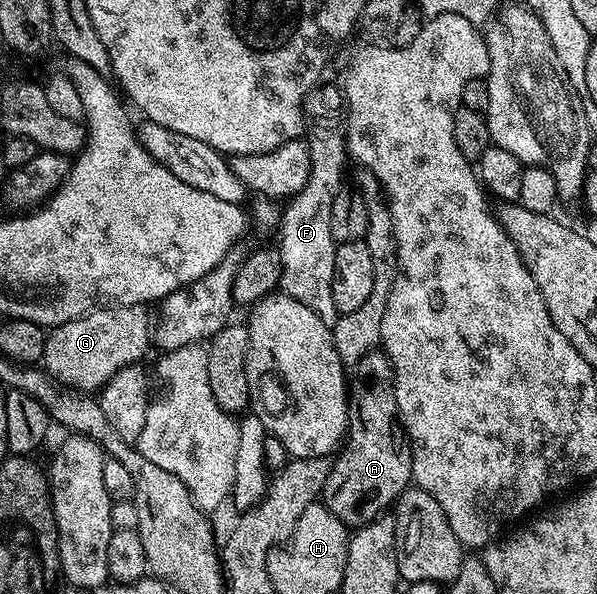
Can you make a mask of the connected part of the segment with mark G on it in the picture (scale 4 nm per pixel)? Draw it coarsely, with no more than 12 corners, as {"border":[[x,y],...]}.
{"border":[[145,306],[53,328],[44,370],[97,393],[152,347]]}

